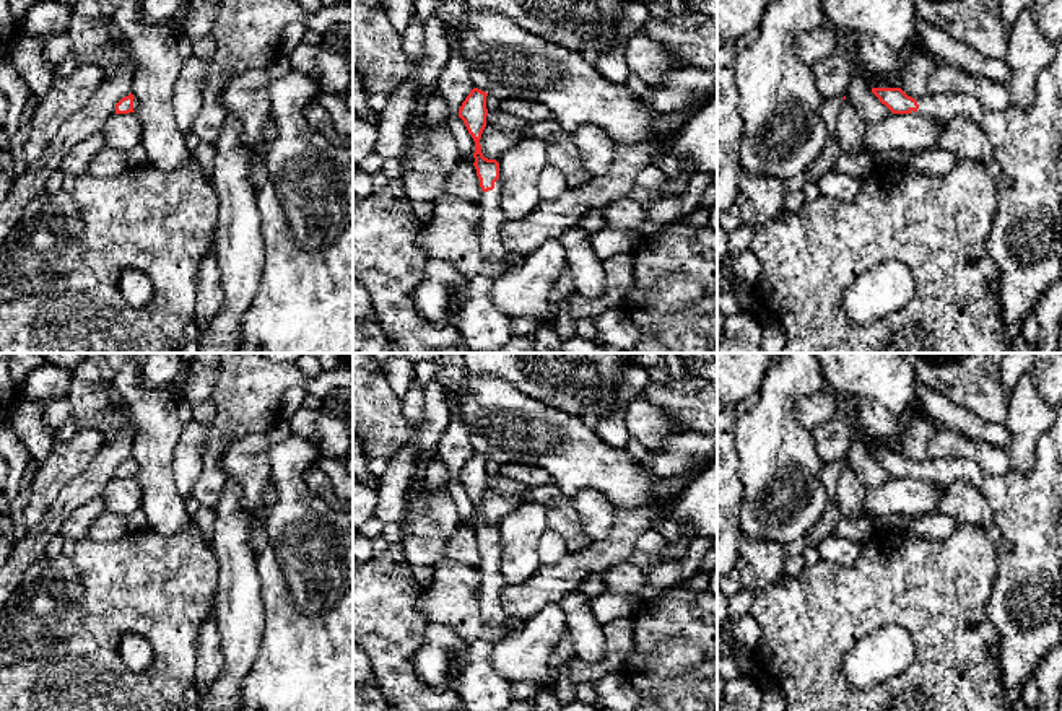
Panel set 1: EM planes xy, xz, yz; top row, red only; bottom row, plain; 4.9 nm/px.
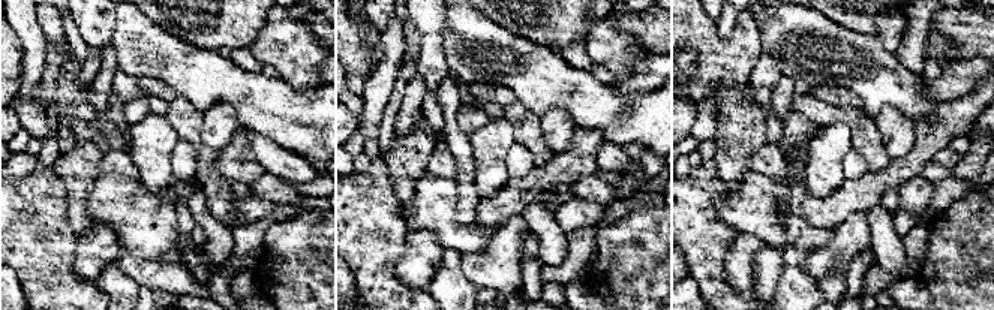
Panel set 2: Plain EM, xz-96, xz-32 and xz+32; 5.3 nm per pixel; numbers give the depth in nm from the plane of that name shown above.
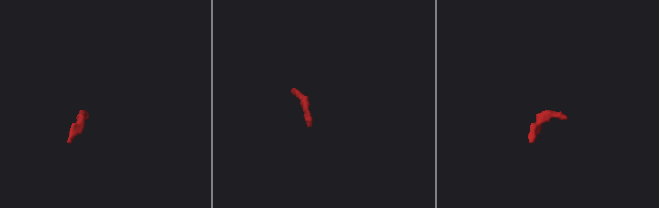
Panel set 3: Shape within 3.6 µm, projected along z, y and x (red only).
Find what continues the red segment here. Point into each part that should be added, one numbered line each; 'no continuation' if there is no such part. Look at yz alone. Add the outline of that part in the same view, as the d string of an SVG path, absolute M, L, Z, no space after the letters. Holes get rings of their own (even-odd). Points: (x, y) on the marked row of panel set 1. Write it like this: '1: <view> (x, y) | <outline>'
1: yz (1025, 241) | M1062 42L1055 46L1052 62L1038 75L1036 98L1026 111L1013 104L992 111L966 94L925 94L914 99L919 109L911 114L969 117L990 140L1000 177L995 181L997 213L986 247L1000 273L1003 325L1013 334L1062 273Z

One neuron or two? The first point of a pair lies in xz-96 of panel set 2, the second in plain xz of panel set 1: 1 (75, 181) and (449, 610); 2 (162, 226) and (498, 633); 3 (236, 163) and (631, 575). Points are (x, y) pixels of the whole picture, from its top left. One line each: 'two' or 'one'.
1: two
2: one
3: two

